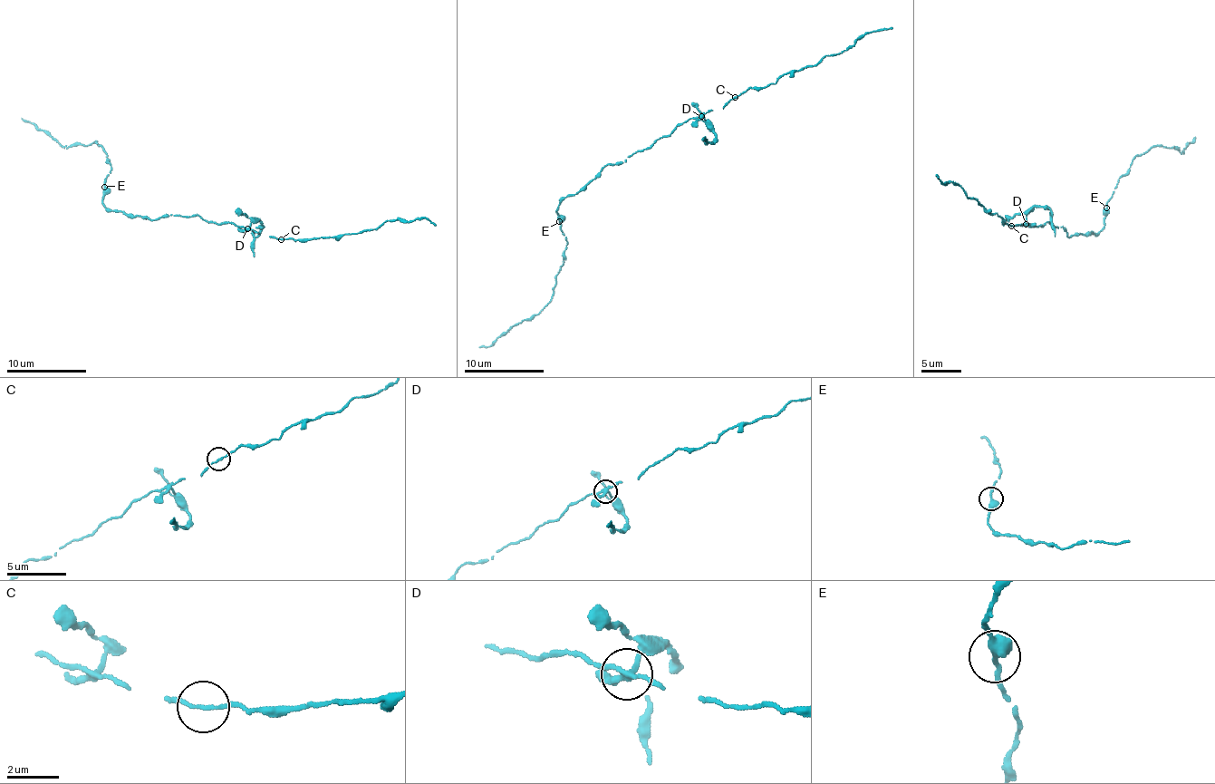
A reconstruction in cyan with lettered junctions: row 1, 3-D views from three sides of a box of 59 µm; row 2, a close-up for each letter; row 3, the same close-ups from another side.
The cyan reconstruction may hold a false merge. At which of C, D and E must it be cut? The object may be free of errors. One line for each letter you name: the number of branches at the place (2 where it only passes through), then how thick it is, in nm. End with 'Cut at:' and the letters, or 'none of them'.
D: Branches: 4. Thickness 220 nm
Cut at: D

